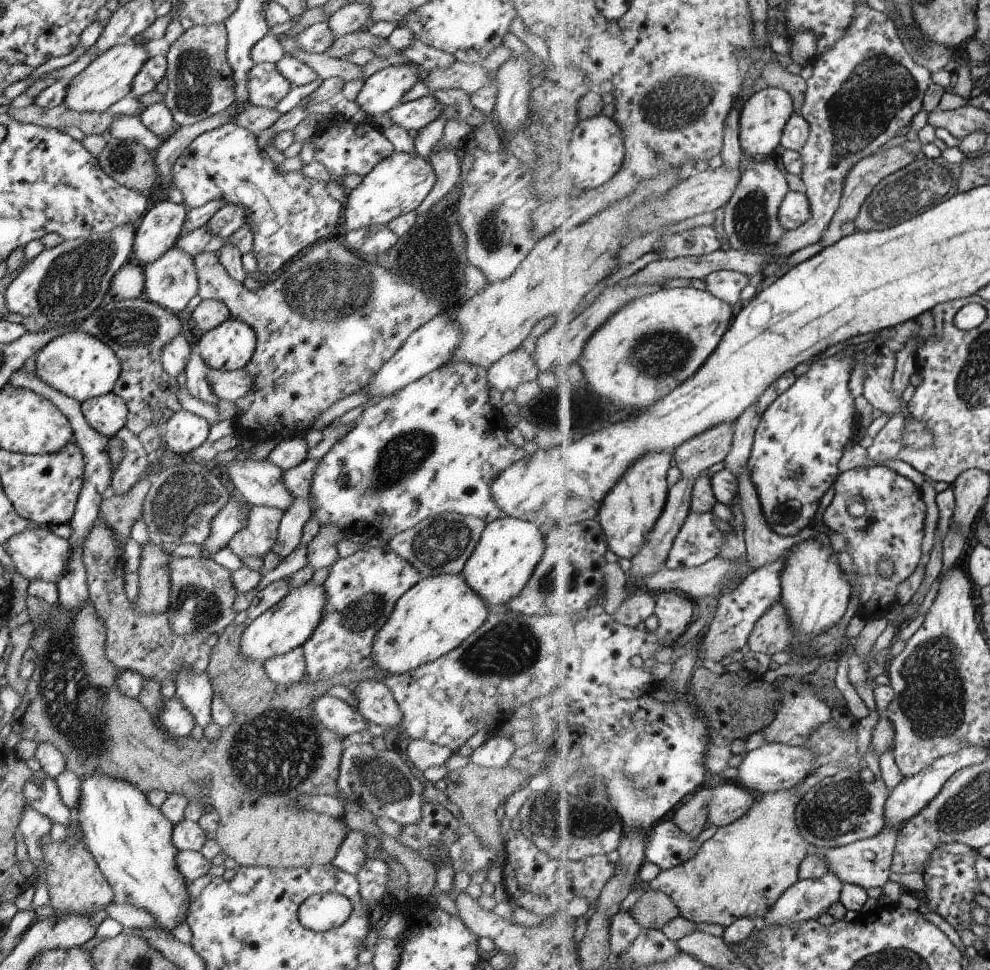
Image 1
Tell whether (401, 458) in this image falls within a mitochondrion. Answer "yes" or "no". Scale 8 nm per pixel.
yes

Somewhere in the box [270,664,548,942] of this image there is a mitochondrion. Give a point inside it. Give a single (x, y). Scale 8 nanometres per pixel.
(383, 779)

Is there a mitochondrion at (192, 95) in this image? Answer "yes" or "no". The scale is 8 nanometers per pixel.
yes

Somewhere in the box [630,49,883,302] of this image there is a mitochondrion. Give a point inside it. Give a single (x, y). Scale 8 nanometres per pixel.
(681, 99)

